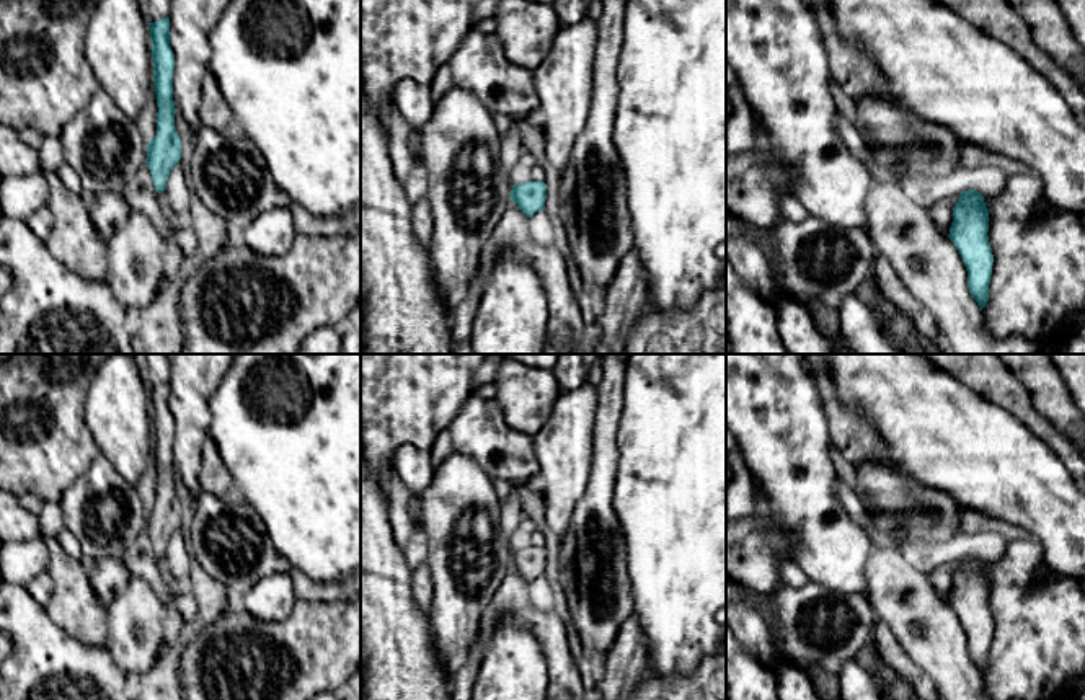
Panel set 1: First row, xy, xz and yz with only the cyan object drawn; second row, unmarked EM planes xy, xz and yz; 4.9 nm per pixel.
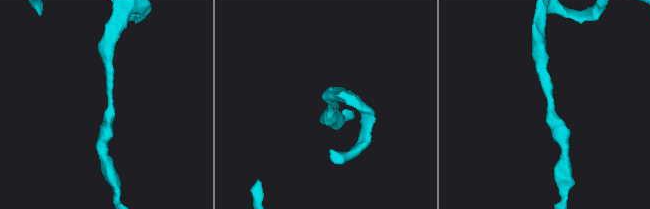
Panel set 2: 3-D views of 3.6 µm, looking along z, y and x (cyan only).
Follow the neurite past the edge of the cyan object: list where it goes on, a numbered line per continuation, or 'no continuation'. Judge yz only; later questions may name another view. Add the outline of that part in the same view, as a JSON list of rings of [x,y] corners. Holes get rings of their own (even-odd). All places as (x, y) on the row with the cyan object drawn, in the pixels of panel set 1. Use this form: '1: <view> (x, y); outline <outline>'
no continuation

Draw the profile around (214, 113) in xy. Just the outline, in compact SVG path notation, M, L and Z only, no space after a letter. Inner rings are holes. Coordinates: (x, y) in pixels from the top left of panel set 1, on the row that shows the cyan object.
M207 72L202 78L199 119L202 126L214 129L222 137L240 139L243 135L243 131L233 117L212 72Z

